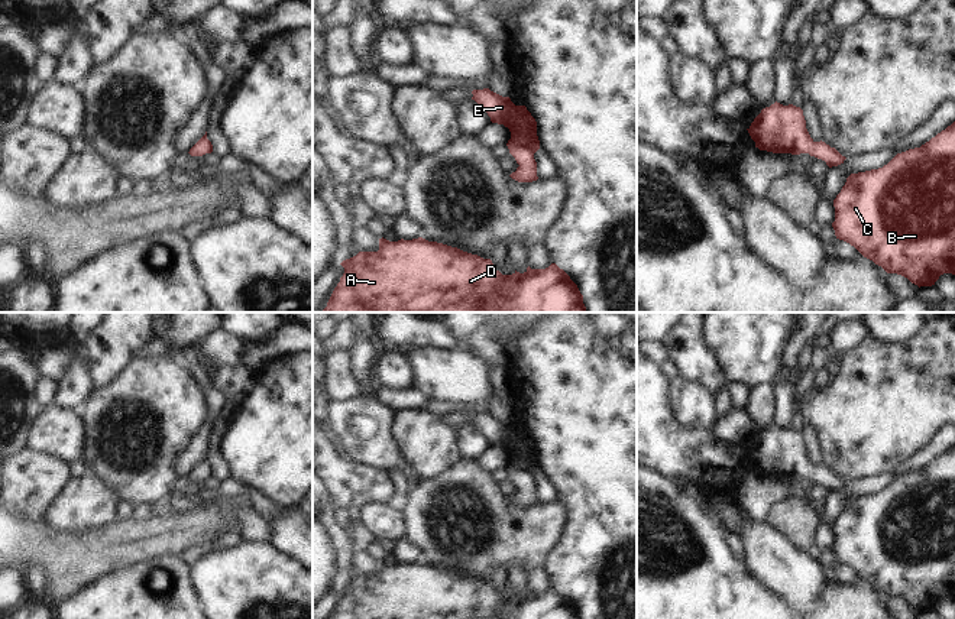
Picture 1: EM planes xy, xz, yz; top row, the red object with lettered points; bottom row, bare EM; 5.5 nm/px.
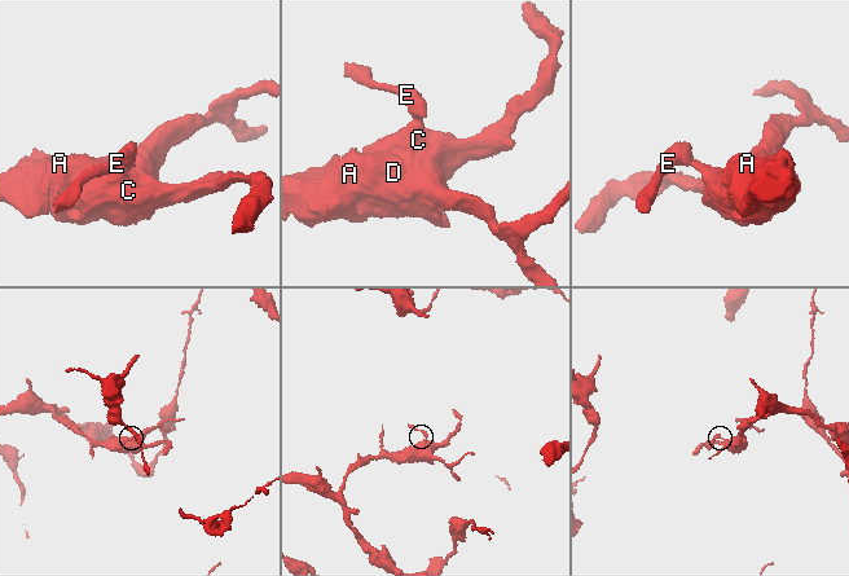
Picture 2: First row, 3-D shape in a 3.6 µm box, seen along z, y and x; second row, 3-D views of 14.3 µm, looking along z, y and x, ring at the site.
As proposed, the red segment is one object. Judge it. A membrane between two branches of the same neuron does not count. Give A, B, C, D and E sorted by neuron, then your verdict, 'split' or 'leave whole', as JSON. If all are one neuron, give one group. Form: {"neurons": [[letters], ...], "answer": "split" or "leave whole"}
{"neurons": [["A", "B", "C", "D", "E"]], "answer": "leave whole"}

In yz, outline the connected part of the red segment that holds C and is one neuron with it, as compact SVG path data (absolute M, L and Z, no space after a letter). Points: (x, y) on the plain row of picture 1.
M955 445L920 471L897 477L878 493L851 498L833 524L835 560L864 581L912 607L932 610L943 597L955 599Z

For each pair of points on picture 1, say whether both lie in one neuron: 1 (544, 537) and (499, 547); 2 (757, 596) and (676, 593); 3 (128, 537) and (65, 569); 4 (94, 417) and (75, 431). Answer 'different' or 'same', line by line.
1: same
2: same
3: same
4: different

